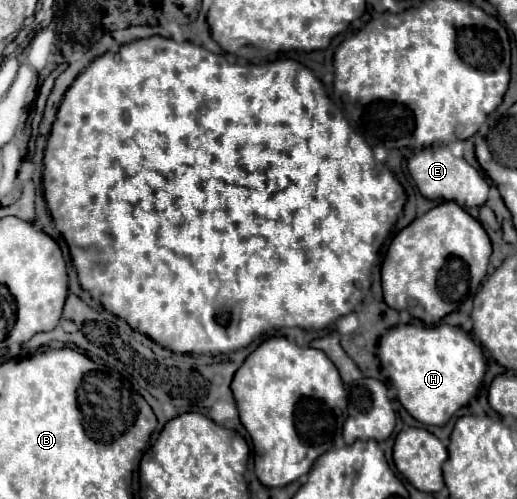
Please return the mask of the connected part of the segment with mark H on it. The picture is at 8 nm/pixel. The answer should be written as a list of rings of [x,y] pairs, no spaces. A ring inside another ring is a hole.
[[[399,324],[381,336],[379,360],[387,378],[397,388],[401,406],[421,424],[443,426],[477,394],[485,376],[481,346],[457,326],[439,324],[431,328]]]

